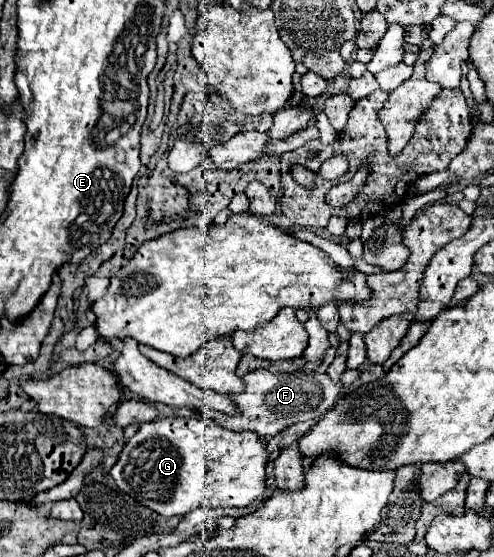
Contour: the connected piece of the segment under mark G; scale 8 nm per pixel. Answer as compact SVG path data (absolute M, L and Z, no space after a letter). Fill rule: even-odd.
M160 418L140 426L120 452L120 458L110 474L116 486L142 506L162 516L186 516L202 506L220 508L256 504L266 490L268 452L254 432L226 430L212 418Z

